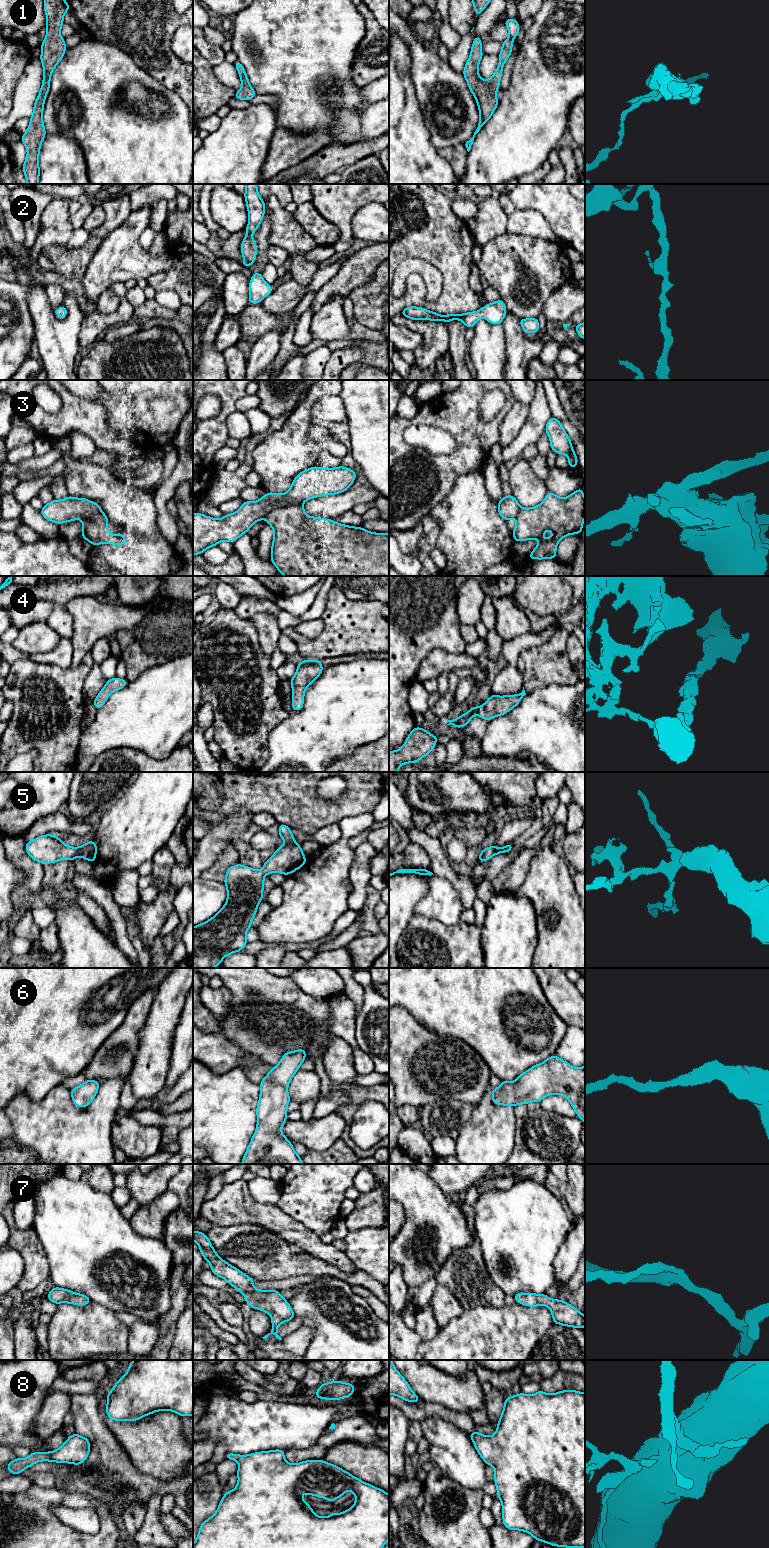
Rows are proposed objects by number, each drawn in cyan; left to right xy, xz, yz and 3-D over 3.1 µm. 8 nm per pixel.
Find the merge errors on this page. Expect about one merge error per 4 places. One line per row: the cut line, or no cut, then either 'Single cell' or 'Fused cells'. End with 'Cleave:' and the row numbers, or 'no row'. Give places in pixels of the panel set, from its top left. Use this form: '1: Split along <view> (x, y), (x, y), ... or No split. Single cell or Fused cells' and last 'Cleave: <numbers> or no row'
1: No split. Single cell
2: No split. Single cell
3: Split along xz (301, 503), (275, 507), (265, 517). Fused cells
4: No split. Single cell
5: No split. Single cell
6: No split. Single cell
7: No split. Single cell
8: No split. Single cell
Cleave: 3

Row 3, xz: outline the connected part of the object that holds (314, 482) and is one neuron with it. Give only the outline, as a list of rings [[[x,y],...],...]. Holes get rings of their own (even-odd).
[[[342,465],[337,468],[313,466],[299,473],[291,488],[283,494],[267,492],[256,502],[244,501],[238,511],[222,519],[193,514],[193,555],[217,546],[220,541],[234,543],[251,526],[275,508],[301,505],[305,501],[325,495],[343,493],[354,482],[356,473]]]

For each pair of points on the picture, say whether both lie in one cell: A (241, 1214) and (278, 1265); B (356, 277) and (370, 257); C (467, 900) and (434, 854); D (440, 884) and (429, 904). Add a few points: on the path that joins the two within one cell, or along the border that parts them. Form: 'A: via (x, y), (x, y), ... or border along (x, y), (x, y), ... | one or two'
A: border along (225, 1225), (257, 1224), (271, 1230) | two
B: via (356, 272), (365, 262) | one
C: via (465, 889), (441, 865) | one
D: via (440, 889), (440, 893), (434, 899) | one

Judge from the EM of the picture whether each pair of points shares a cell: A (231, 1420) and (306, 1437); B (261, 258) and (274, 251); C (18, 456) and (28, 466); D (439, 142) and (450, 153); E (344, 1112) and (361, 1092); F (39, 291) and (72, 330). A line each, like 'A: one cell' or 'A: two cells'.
A: one cell
B: two cells
C: two cells
D: two cells
E: one cell
F: one cell

